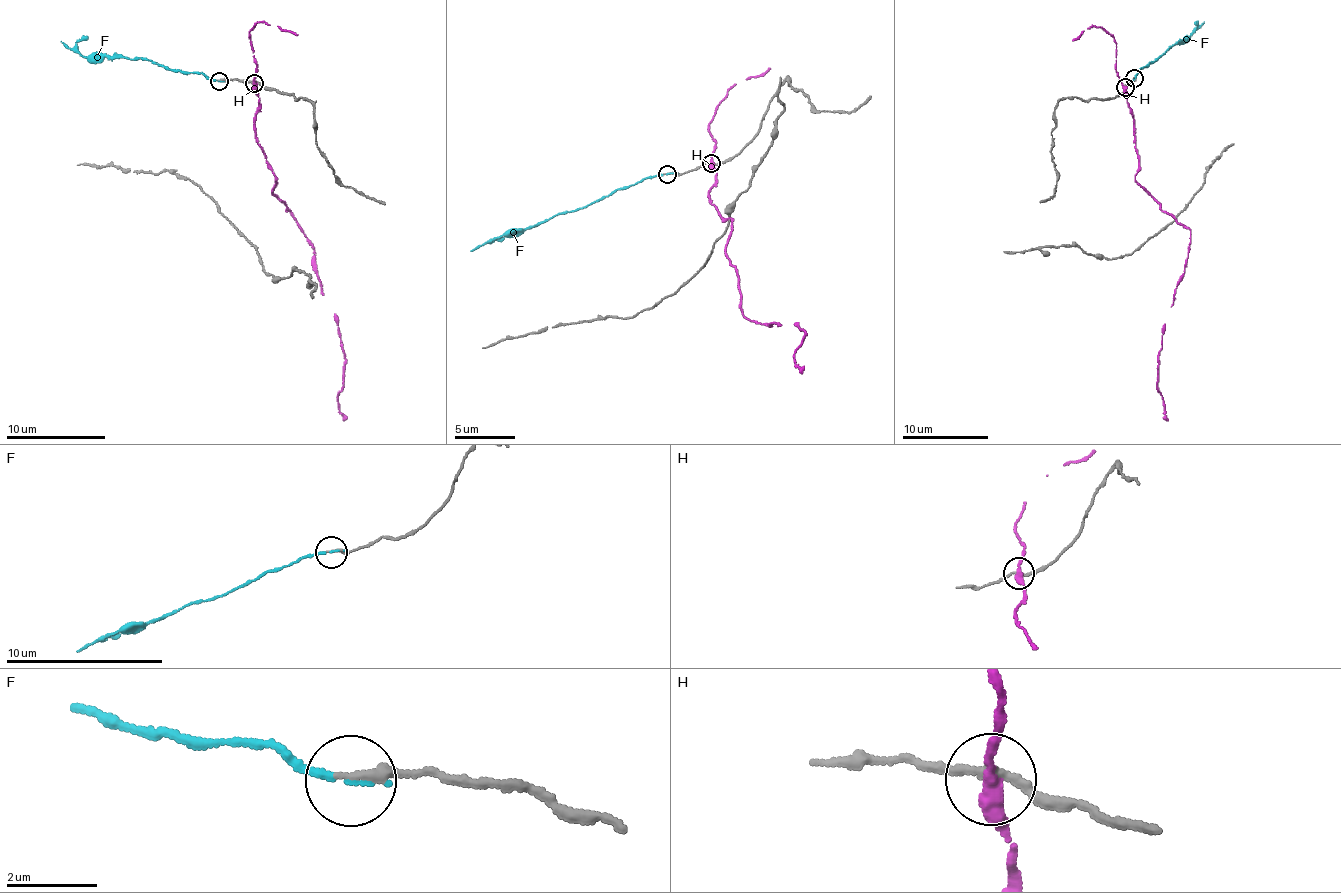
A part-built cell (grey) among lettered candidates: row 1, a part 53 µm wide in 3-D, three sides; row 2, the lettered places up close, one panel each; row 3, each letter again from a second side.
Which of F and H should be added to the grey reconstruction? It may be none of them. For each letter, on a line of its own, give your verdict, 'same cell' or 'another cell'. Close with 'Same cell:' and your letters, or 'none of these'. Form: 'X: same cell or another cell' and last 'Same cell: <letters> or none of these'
F: same cell
H: another cell
Same cell: F

